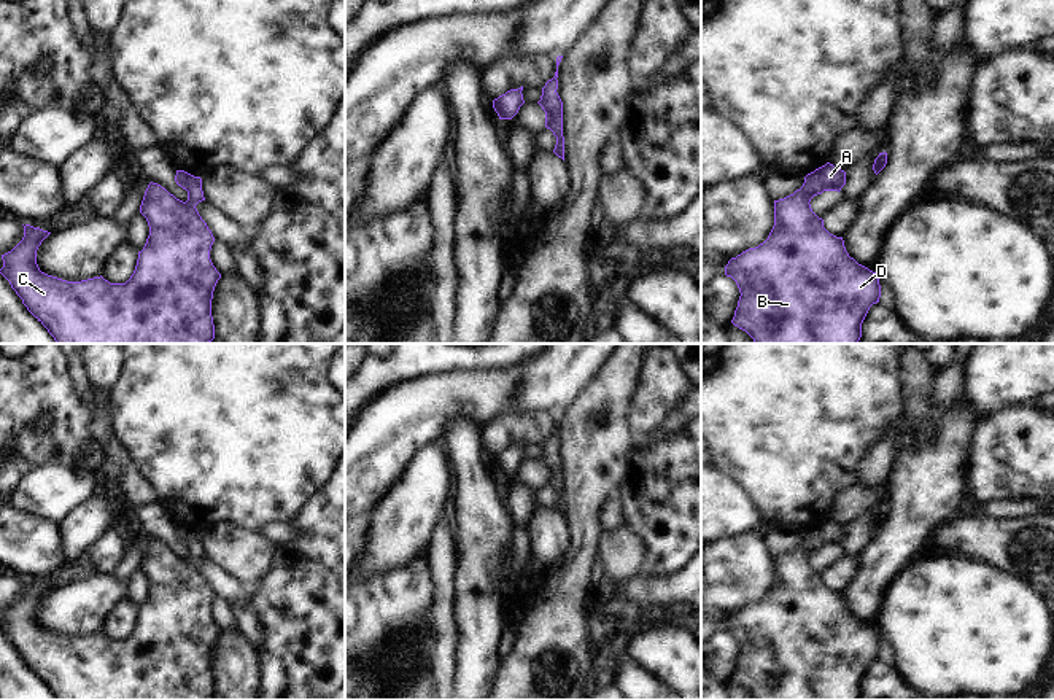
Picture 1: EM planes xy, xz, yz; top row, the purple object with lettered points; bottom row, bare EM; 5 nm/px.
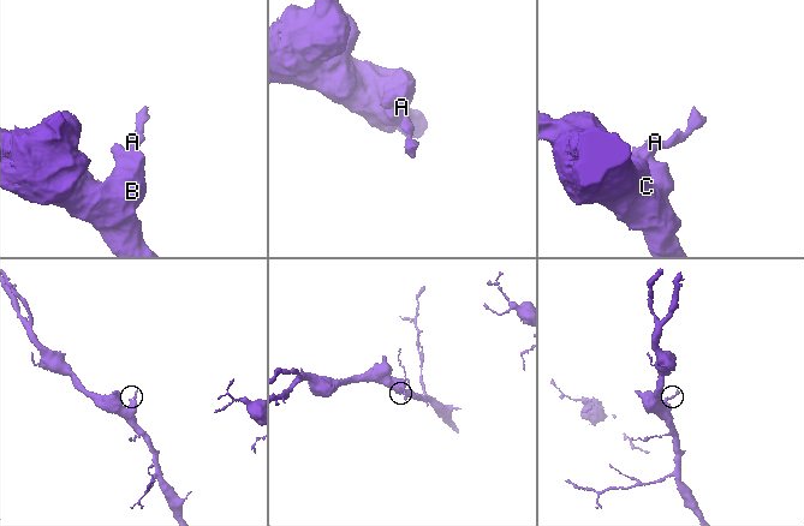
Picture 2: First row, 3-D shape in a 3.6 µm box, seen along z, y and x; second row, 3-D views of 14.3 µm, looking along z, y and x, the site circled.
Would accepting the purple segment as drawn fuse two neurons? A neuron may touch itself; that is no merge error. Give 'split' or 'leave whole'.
leave whole

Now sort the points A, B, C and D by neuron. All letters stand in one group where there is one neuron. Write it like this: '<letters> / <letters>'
A B C D

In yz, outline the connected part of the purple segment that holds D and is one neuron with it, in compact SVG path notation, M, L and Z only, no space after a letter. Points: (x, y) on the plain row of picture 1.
M830 519L808 530L800 546L774 557L774 582L768 595L725 622L725 632L736 638L741 649L731 679L746 687L755 700L858 700L862 679L881 654L879 633L849 612L843 593L830 590L809 560L814 552L823 547L839 549L844 541L846 528Z

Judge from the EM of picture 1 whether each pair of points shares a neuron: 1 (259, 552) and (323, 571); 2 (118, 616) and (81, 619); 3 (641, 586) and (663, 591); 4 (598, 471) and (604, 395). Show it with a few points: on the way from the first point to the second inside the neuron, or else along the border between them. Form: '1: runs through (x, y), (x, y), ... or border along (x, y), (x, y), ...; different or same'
1: border along (275, 546), (271, 568), (251, 587); different
2: border along (124, 597), (108, 613), (100, 630); different
3: runs through (646, 589), (658, 591); same
4: runs through (598, 452), (600, 414); same

